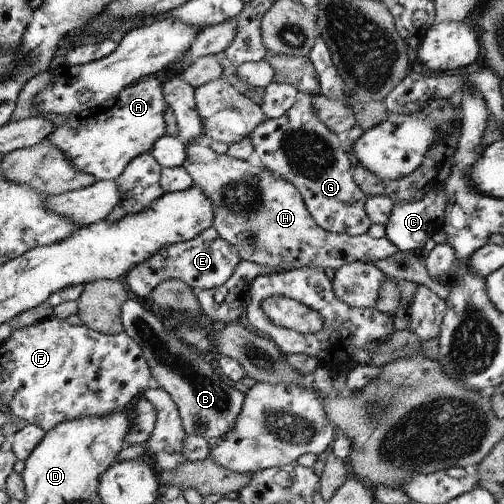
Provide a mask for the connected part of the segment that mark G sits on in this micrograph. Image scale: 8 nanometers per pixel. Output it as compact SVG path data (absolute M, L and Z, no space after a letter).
M299 91L294 106L275 119L266 118L248 138L264 168L290 181L304 197L318 225L331 233L364 235L372 226L365 208L368 198L350 172L350 158L343 137L332 132L314 110L316 95Z

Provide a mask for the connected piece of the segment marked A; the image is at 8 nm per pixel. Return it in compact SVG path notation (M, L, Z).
M49 70L39 72L22 88L10 121L30 117L42 117L53 124L53 129L40 143L58 147L66 160L83 173L94 176L97 181L115 181L137 156L150 152L153 144L166 135L164 112L167 109L162 92L162 79L152 75L124 87L113 99L83 114L55 115L39 111L37 96L53 82Z

